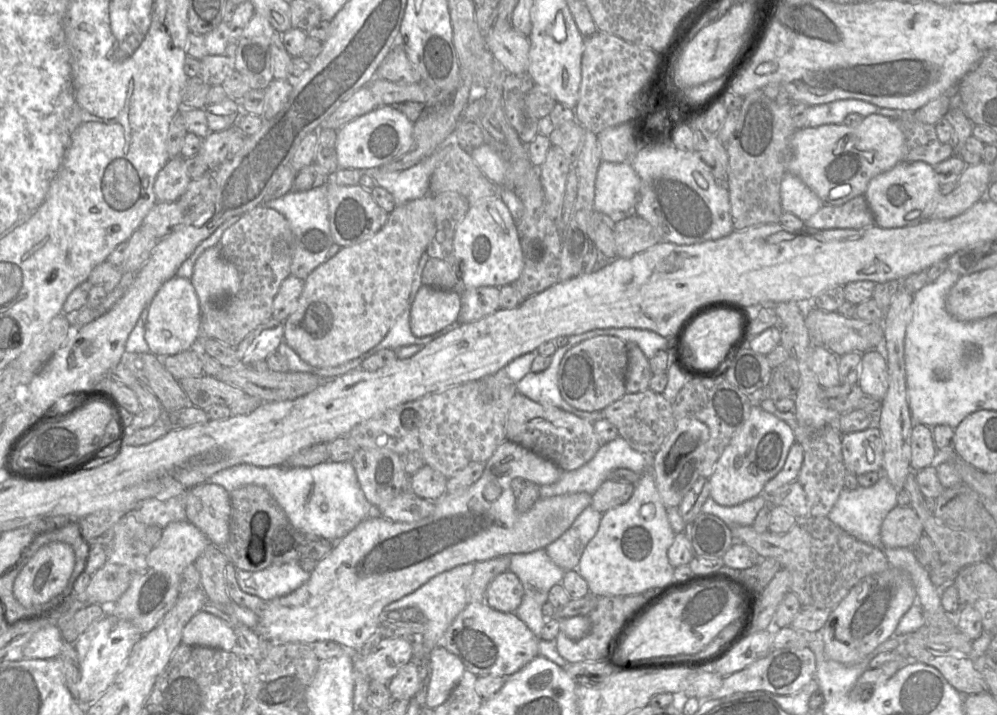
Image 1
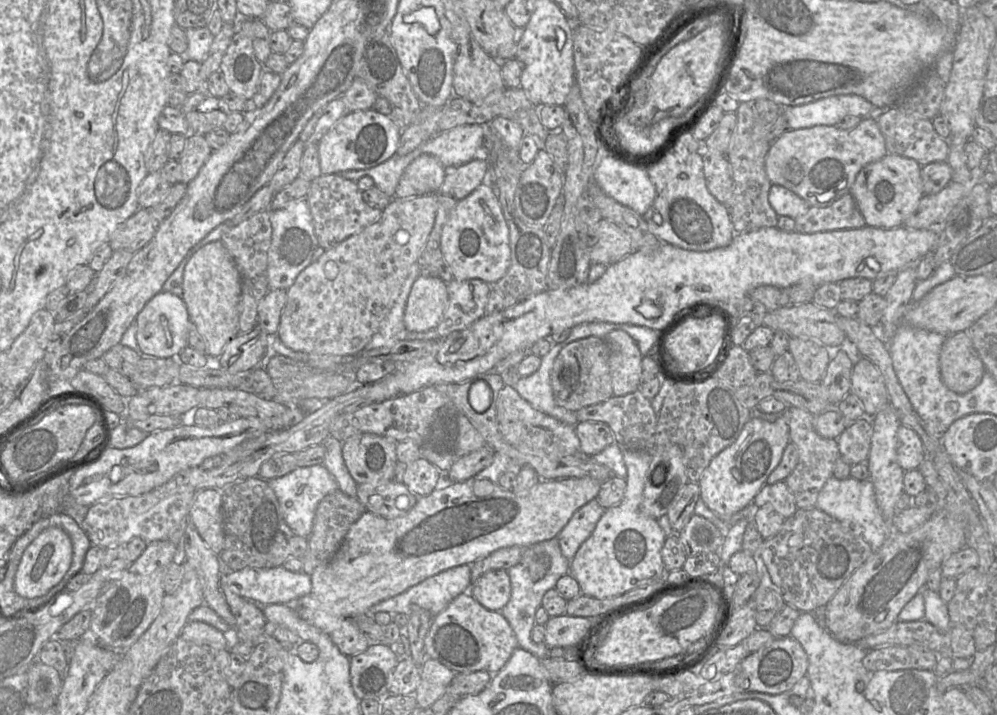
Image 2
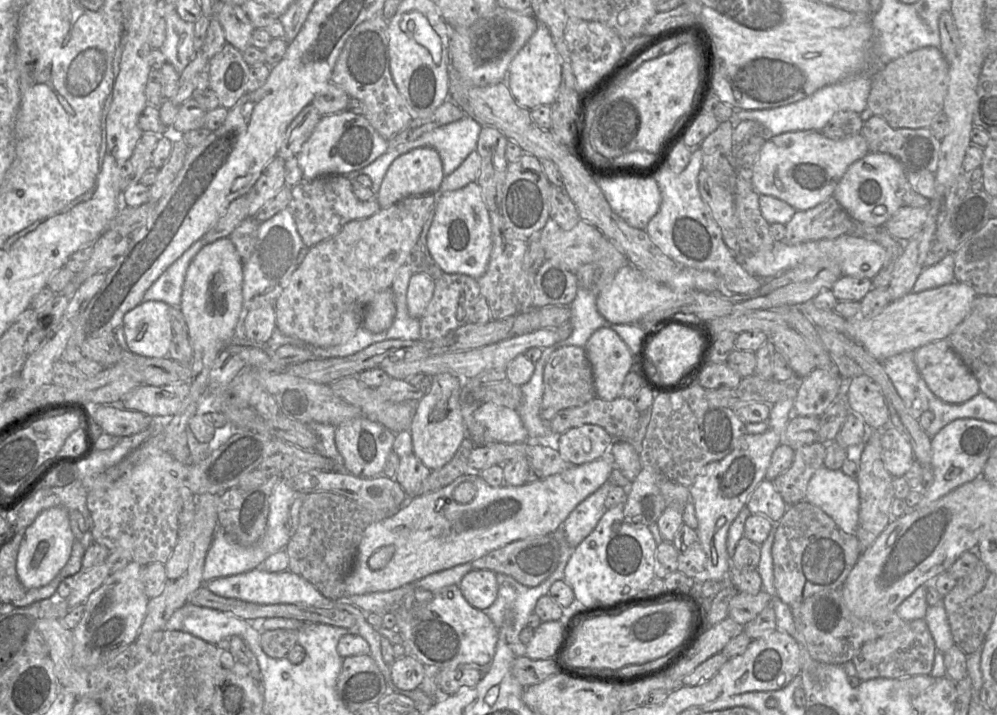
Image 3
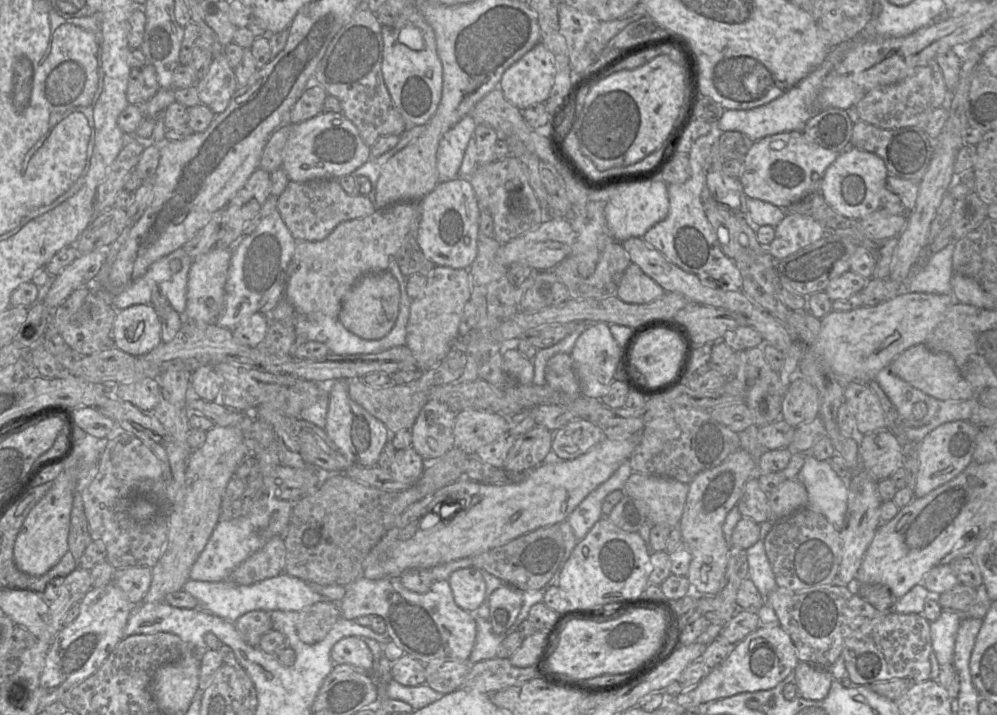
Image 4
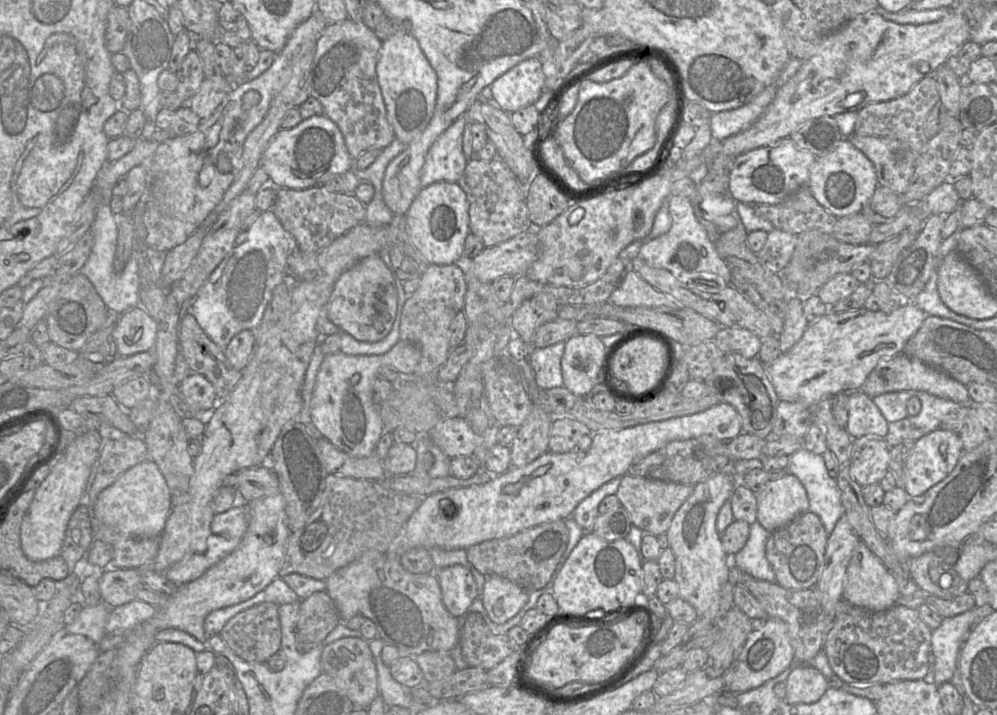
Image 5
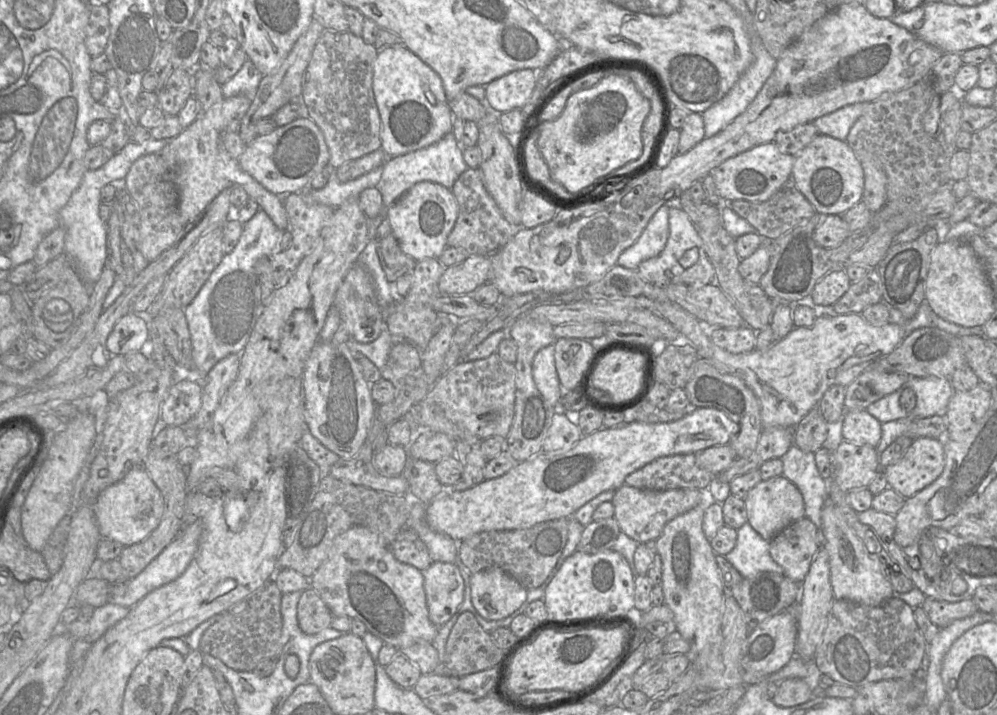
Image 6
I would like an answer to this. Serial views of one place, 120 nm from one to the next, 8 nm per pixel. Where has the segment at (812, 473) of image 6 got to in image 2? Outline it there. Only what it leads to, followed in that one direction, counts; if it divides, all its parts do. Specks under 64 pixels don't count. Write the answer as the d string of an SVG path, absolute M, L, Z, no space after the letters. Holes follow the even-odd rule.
M831 477L819 492L815 507L848 527L856 536L862 537L874 551L883 545L894 530L893 525L885 521L877 506L874 486L870 480L855 480L850 477L838 480Z

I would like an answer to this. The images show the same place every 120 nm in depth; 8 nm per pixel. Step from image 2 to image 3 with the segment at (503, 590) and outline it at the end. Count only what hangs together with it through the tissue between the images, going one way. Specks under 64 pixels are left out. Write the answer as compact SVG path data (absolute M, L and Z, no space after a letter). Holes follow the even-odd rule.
M474 569L458 586L466 601L481 611L488 609L498 596L497 574L490 570Z

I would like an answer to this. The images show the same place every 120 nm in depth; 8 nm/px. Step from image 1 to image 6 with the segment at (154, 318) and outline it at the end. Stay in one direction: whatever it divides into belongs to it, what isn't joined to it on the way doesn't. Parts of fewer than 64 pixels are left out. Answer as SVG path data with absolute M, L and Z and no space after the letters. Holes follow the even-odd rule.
M131 311L115 324L106 346L113 354L125 355L145 352L149 343L150 331L145 321Z

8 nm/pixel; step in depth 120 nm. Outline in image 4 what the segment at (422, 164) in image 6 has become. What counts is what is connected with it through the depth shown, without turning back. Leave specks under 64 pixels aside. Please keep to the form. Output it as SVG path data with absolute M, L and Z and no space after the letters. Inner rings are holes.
M470 114L465 115L441 138L437 150L439 182L456 178L470 138L477 124Z

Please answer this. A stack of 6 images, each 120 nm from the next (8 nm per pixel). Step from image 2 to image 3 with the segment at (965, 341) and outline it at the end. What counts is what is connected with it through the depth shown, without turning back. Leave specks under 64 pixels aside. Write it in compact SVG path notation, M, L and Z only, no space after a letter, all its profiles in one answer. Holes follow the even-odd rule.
M940 339L917 348L913 351L913 359L928 388L946 403L963 403L980 392L976 377L952 349L947 339Z

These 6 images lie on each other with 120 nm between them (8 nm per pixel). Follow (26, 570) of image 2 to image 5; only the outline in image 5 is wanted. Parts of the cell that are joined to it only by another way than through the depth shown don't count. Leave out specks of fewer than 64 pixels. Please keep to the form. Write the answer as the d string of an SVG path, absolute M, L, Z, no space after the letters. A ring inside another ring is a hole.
M91 429L68 445L61 460L35 490L20 531L21 548L29 560L37 562L60 556L69 519L80 504L91 467L100 452L99 429Z

